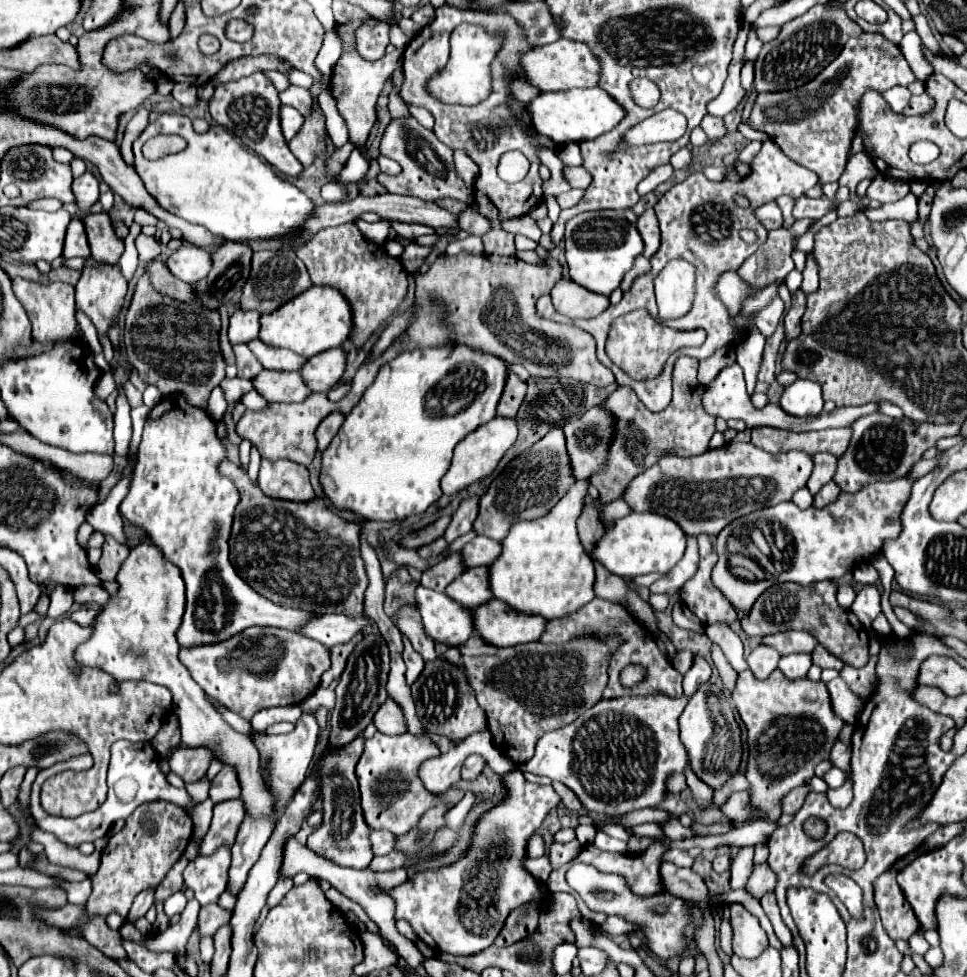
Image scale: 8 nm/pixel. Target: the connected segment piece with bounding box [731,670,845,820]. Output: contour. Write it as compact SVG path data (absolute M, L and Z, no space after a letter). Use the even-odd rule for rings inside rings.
M751 670L739 672L731 696L749 732L747 780L751 782L751 802L767 812L767 820L777 820L781 816L781 798L791 788L805 784L819 762L829 760L831 746L837 742L845 722L833 714L823 682L791 680L781 670L775 670L765 680L757 680Z

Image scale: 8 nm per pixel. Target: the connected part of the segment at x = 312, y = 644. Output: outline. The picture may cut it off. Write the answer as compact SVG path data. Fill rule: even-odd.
M263 626L243 630L225 642L181 648L179 656L205 694L247 720L263 708L303 702L317 690L321 674L329 670L329 648L321 646L321 642L289 630Z

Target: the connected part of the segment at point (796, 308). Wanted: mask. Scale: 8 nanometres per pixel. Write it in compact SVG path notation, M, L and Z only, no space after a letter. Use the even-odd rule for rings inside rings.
M797 290L793 294L793 306L789 310L789 314L785 316L785 342L791 342L793 338L797 338L797 334L801 334L801 316L805 312L805 294L801 290Z

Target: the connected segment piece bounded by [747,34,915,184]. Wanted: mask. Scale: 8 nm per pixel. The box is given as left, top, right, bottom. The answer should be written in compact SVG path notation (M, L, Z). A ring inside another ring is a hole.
M861 34L851 38L841 50L841 56L805 86L797 90L761 92L747 124L769 134L789 160L813 170L819 182L837 182L849 162L861 94L865 94L865 90L883 92L897 84L907 86L913 80L915 76L897 44L881 34Z

